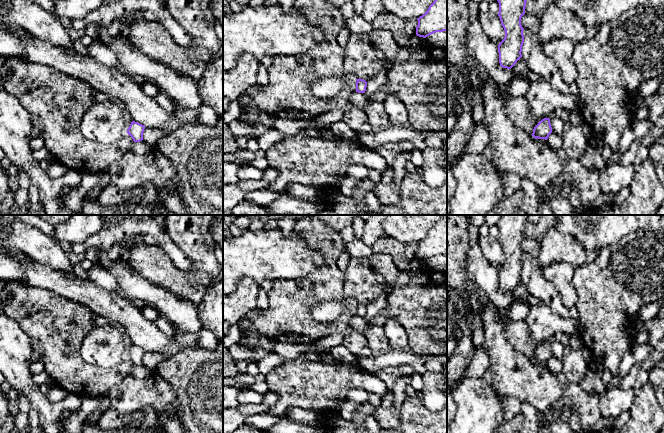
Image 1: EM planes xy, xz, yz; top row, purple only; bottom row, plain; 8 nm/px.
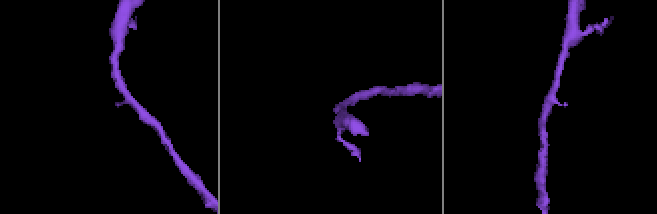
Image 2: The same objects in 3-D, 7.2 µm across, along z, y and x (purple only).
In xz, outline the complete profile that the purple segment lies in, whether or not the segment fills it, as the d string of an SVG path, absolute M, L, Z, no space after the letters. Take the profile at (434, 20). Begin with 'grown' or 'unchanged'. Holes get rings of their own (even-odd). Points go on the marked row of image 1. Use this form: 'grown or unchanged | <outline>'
unchanged | M434 0L417 20L416 35L419 37L426 38L433 33L447 31L447 0Z

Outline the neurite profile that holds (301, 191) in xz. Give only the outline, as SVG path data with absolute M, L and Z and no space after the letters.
M290 183L288 184L287 188L288 188L288 193L290 195L303 200L312 197L325 196L331 193L331 191L327 191L325 189L312 187L300 183Z

